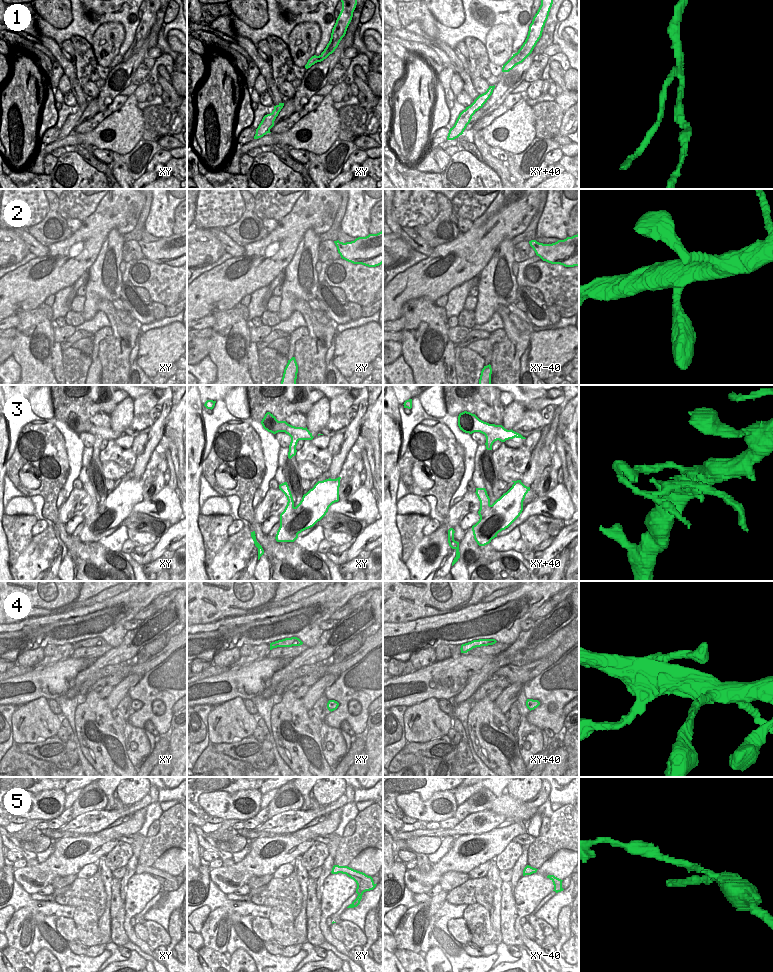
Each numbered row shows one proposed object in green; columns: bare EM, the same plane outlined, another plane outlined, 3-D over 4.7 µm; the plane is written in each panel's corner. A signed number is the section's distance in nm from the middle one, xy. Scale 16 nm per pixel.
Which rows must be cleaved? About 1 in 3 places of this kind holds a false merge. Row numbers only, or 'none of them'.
1, 3

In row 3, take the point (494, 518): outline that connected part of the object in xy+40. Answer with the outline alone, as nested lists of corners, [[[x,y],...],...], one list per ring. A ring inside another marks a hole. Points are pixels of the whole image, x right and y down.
[[[521,480],[512,481],[512,487],[497,499],[492,505],[480,507],[478,514],[479,521],[472,526],[474,539],[479,546],[485,546],[497,537],[497,534],[508,528],[522,513],[523,501],[526,494],[530,491],[530,487],[525,486]]]

